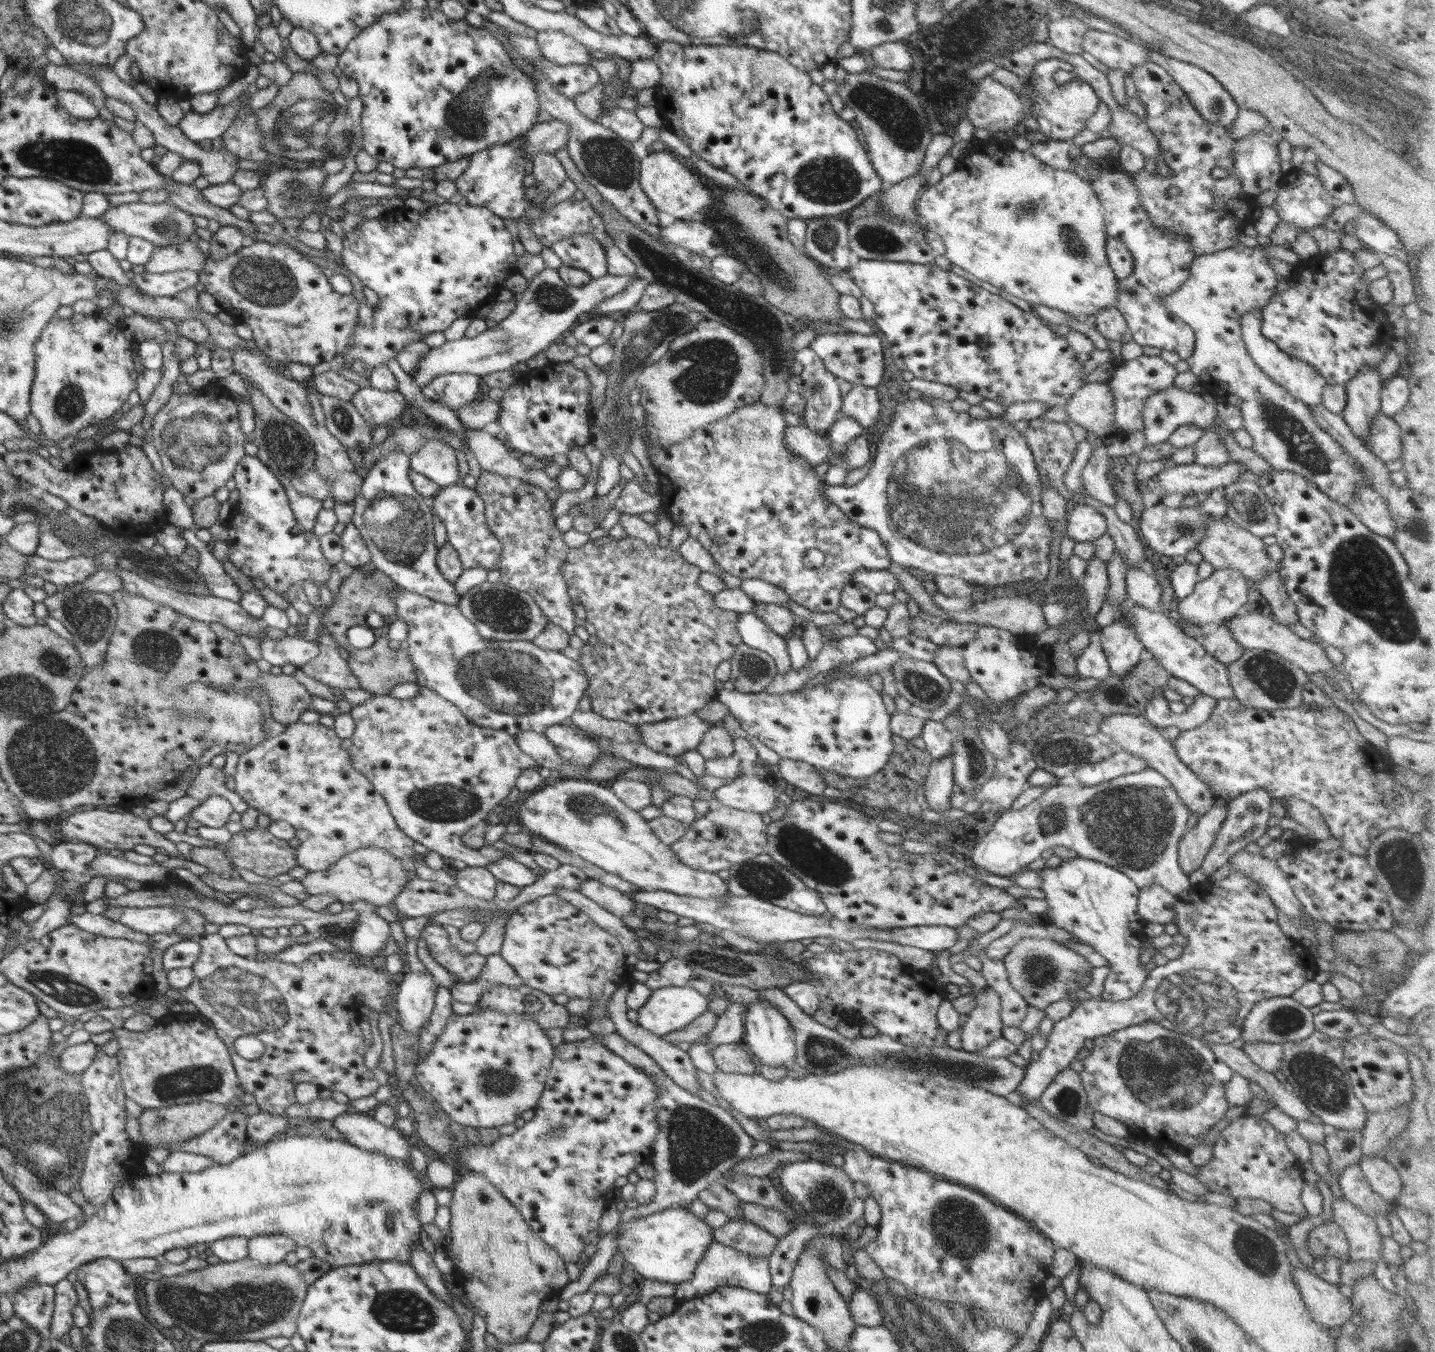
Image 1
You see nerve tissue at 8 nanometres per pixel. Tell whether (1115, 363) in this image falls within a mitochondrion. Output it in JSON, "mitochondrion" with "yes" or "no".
{"mitochondrion":"no"}

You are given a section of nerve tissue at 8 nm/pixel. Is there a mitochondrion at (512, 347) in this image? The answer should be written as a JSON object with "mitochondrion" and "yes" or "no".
{"mitochondrion":"yes"}

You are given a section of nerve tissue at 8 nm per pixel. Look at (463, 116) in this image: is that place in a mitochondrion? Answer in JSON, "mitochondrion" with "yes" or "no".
{"mitochondrion":"yes"}

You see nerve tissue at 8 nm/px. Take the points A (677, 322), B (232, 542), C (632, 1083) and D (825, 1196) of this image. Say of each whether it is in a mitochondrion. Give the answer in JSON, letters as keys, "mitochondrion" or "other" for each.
{"A":"mitochondrion","B":"other","C":"other","D":"mitochondrion"}

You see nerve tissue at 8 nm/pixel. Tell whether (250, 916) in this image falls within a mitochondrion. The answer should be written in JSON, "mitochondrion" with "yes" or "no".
{"mitochondrion":"no"}

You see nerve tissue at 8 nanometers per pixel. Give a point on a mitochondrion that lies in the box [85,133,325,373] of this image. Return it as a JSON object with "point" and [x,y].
{"point":[266,284]}

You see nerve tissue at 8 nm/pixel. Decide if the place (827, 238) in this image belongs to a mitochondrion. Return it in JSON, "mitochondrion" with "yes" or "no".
{"mitochondrion":"yes"}

